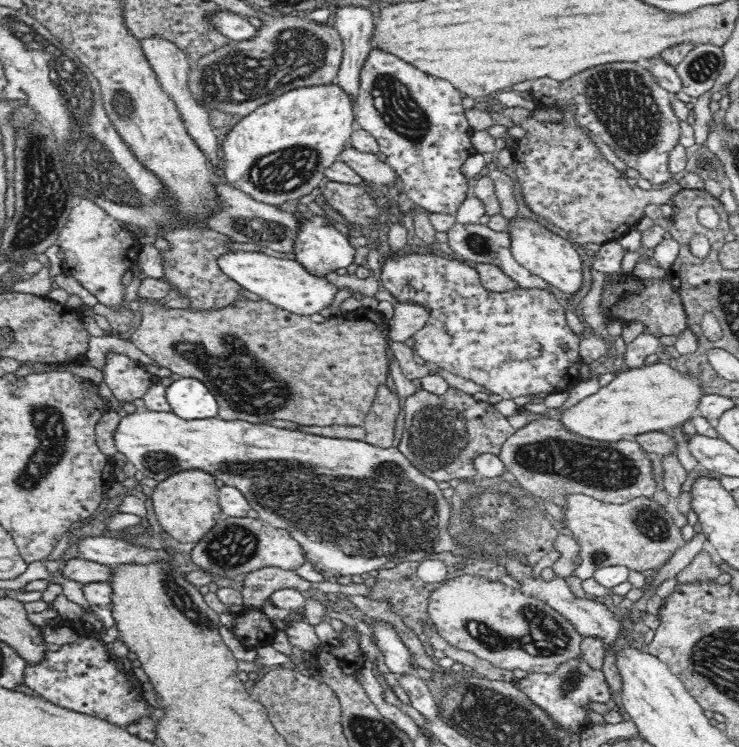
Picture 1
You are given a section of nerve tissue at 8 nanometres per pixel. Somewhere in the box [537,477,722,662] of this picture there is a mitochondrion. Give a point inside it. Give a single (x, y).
(645, 520)

